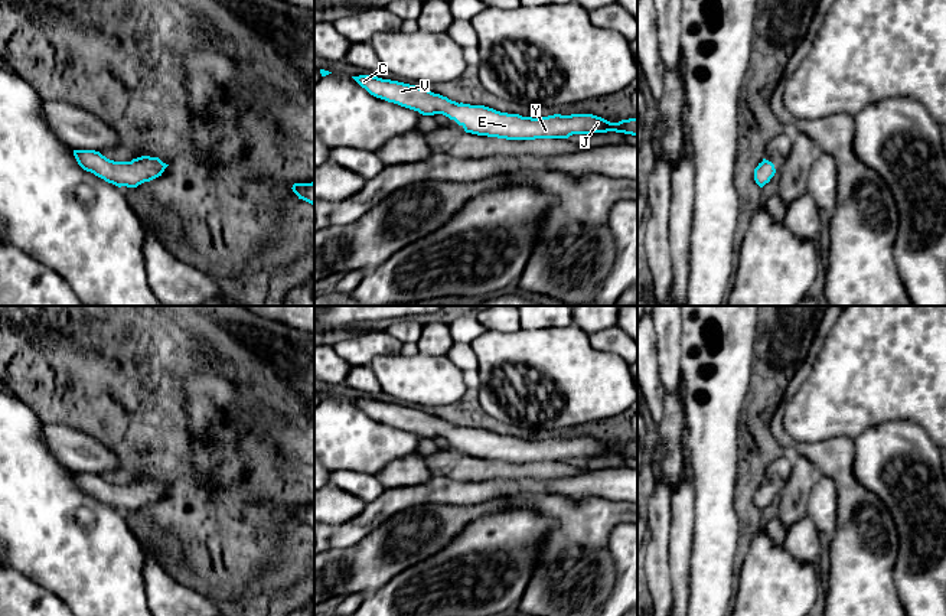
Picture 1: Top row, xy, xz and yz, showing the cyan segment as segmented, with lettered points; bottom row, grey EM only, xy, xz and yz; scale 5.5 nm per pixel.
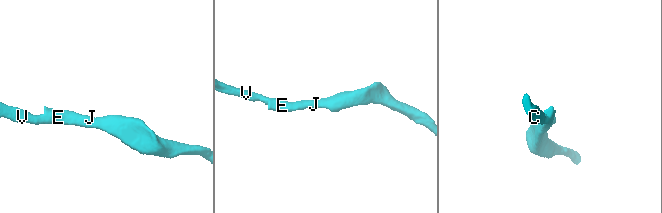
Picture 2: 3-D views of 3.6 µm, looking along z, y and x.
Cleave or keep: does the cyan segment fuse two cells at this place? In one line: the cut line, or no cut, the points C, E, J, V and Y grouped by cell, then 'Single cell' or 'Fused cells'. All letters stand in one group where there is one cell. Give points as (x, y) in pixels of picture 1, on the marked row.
No split. Groups: C E J V Y. Single cell

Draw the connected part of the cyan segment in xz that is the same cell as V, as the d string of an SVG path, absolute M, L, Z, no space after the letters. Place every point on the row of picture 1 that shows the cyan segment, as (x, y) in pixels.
M371 75L352 76L371 95L418 111L443 114L466 133L506 140L568 138L573 134L624 133L637 137L637 117L610 123L593 114L554 114L541 118L500 113L485 105L456 102L428 89Z

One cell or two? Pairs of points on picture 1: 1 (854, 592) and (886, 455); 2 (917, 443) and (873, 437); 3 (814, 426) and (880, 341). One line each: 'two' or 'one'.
1: two
2: one
3: one

